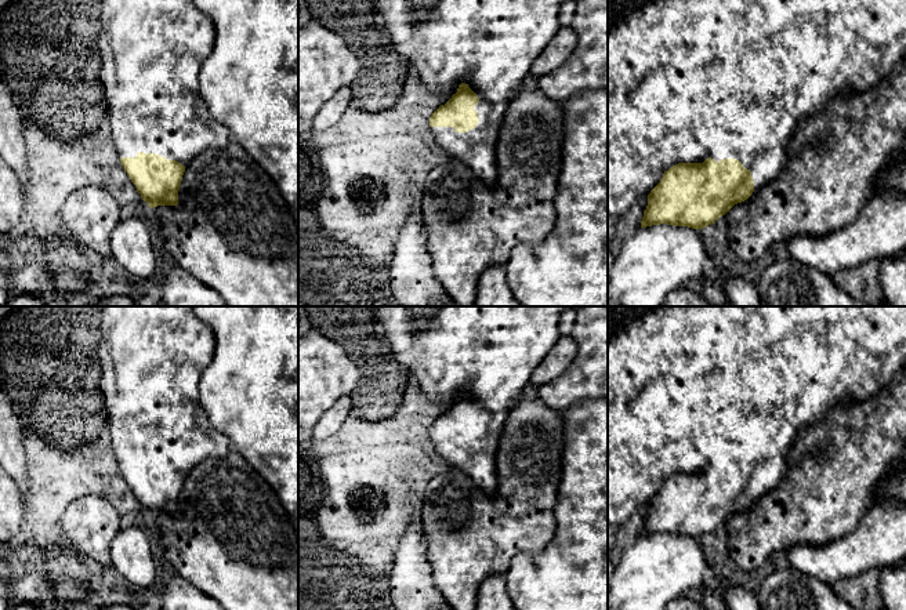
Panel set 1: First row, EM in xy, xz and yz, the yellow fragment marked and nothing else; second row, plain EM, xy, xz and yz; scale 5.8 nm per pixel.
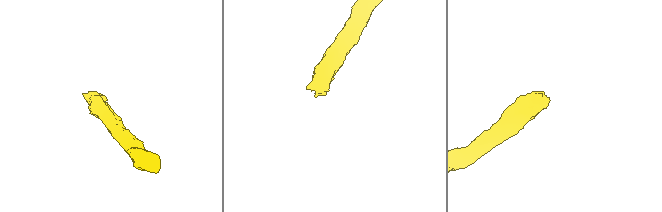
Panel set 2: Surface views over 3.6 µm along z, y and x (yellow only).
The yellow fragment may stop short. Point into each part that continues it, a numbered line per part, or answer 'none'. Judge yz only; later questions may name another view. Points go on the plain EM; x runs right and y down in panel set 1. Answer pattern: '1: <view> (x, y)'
1: yz (688, 387)

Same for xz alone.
1: xz (489, 352)

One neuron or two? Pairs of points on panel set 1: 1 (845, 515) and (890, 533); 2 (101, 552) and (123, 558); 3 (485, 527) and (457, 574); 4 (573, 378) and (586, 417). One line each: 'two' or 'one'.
1: two
2: two
3: one
4: two

